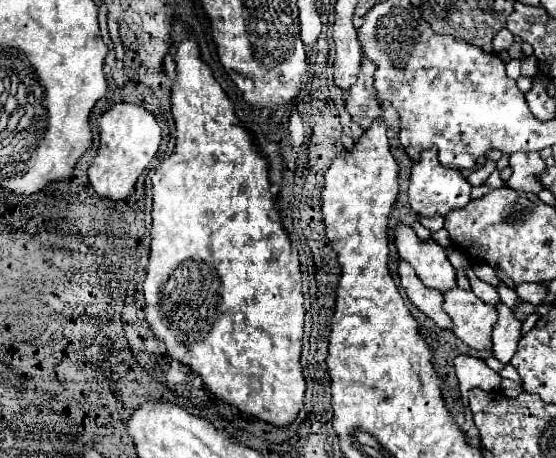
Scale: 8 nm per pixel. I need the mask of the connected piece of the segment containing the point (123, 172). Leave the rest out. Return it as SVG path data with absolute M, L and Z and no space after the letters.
M113 103L101 117L97 119L99 125L99 149L93 155L89 165L89 181L97 195L109 199L125 199L133 189L137 177L149 165L153 155L161 145L161 127L157 119L141 105L135 103Z

